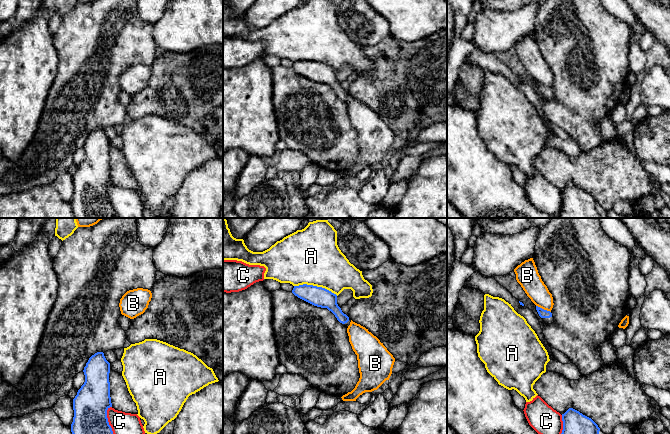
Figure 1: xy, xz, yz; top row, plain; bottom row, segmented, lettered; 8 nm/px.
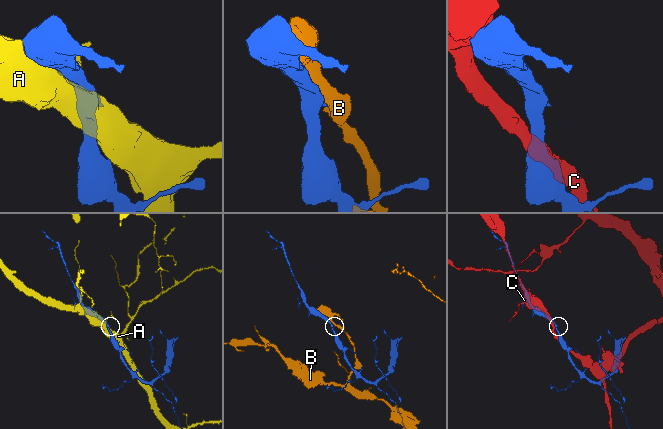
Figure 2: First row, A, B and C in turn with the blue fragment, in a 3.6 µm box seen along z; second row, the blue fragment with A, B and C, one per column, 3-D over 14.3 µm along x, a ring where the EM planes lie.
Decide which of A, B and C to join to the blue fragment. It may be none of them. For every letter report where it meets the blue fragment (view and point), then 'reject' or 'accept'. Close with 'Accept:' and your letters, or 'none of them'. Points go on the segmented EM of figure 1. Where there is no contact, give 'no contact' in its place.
A: xz (316, 286) | reject
B: yz (543, 309) | reject
C: xy (107, 420) | reject
Accept: none of them

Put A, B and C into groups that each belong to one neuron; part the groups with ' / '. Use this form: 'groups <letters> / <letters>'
groups A / B / C

